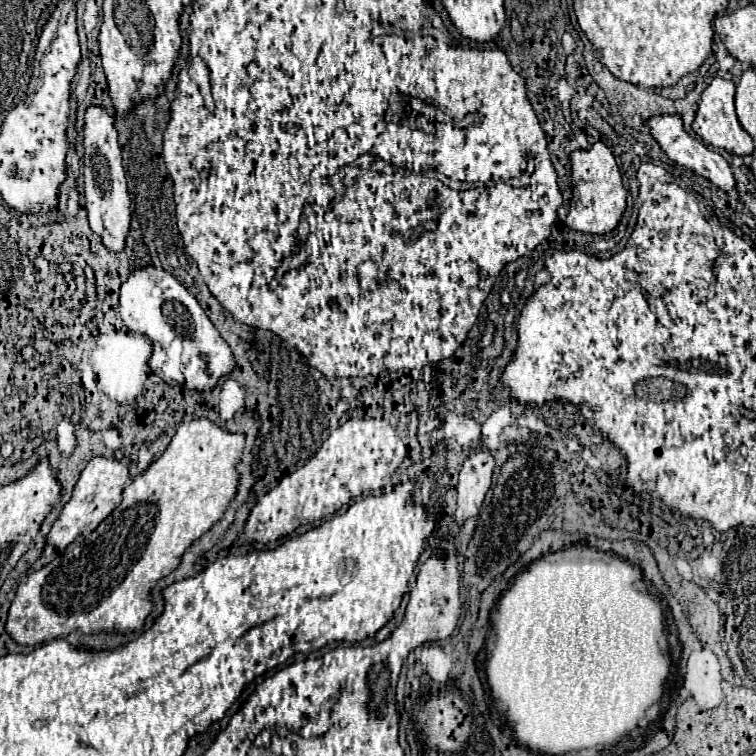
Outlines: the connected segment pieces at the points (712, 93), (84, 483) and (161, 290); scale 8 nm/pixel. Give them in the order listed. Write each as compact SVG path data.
M714 78L710 82L710 86L700 94L698 112L696 112L696 118L692 122L692 130L706 144L710 144L714 148L722 148L734 156L748 156L754 150L754 142L750 138L750 134L740 126L736 112L734 112L734 82L732 80Z
M104 456L92 458L88 462L88 466L82 470L82 474L74 486L70 502L64 504L60 518L52 526L52 530L48 534L48 544L56 546L56 548L66 548L82 532L96 530L98 524L102 520L106 520L112 514L112 510L122 502L122 490L126 486L126 480L128 480L128 466L124 462L114 460L114 458L104 458Z
M140 266L140 268L132 270L128 280L120 286L118 310L120 310L120 316L122 316L124 324L132 332L140 332L140 334L144 334L152 340L154 352L152 352L152 358L150 358L148 364L150 364L152 372L158 374L168 384L178 384L178 386L186 386L190 390L206 390L208 392L236 364L228 344L222 340L222 336L218 334L218 330L214 328L214 324L210 322L210 318L206 316L206 312L198 304L198 300L172 274L168 274L164 268Z

